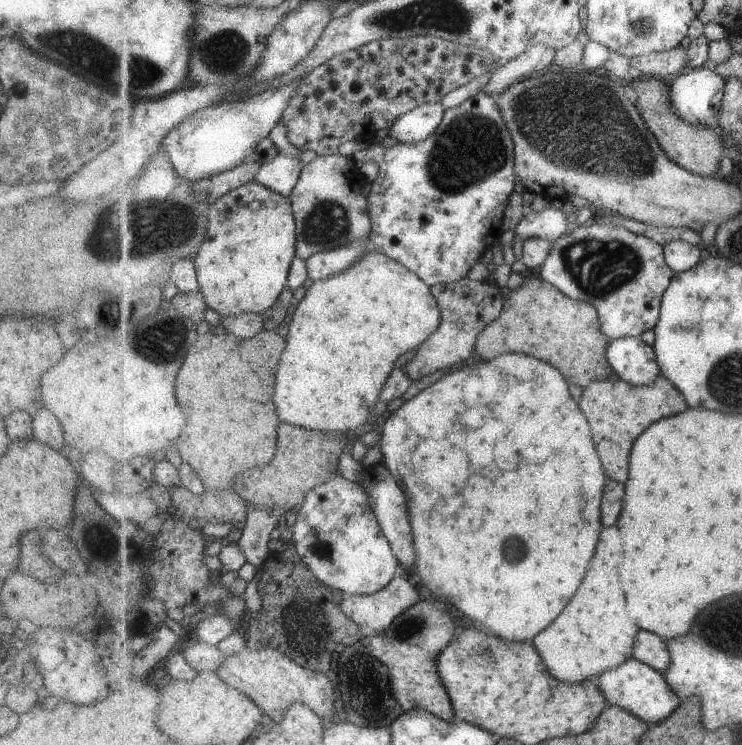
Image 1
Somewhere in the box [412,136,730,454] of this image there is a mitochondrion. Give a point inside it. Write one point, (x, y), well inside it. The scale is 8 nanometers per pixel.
(598, 268)

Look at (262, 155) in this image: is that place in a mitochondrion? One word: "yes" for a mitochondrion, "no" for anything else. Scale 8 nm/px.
no

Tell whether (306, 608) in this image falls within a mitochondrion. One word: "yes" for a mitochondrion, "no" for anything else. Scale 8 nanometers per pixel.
yes

